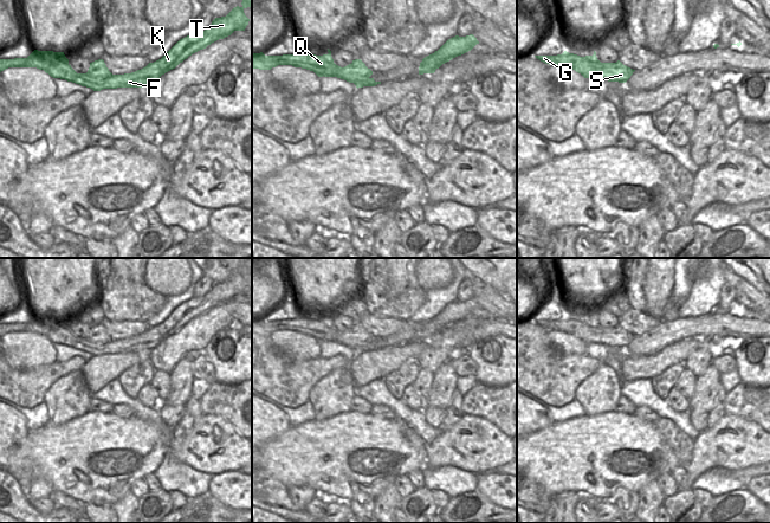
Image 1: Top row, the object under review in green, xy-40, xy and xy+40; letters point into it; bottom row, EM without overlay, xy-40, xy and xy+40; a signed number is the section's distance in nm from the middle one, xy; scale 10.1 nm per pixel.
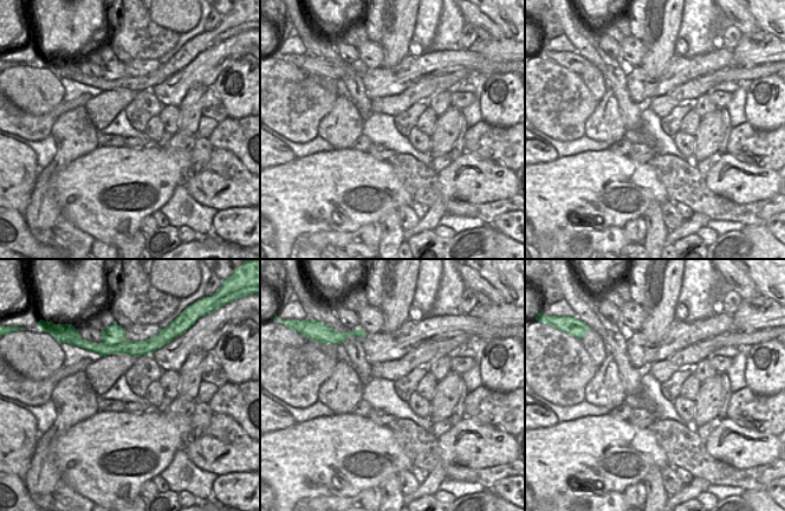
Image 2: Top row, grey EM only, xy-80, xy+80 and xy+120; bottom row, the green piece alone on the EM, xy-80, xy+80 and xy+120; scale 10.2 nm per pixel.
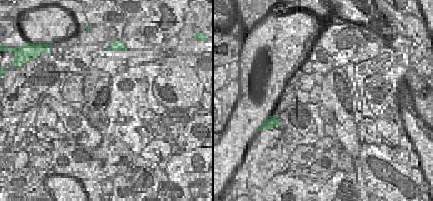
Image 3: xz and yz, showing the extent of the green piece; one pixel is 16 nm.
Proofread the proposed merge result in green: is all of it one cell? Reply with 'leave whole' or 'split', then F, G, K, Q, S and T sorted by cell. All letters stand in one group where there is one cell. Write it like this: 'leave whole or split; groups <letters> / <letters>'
split; groups F G K Q T / S

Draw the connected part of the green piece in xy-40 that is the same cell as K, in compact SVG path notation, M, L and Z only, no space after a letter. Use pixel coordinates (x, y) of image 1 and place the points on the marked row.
M242 0L241 7L234 7L226 17L215 18L202 32L193 32L180 39L161 59L131 73L112 75L109 78L92 78L88 73L77 73L66 63L64 52L34 50L27 58L0 59L0 72L8 67L37 67L53 78L65 79L101 91L117 88L149 88L162 75L175 69L193 53L212 43L231 35L234 31L245 31L250 19L244 9L252 9L252 0Z

